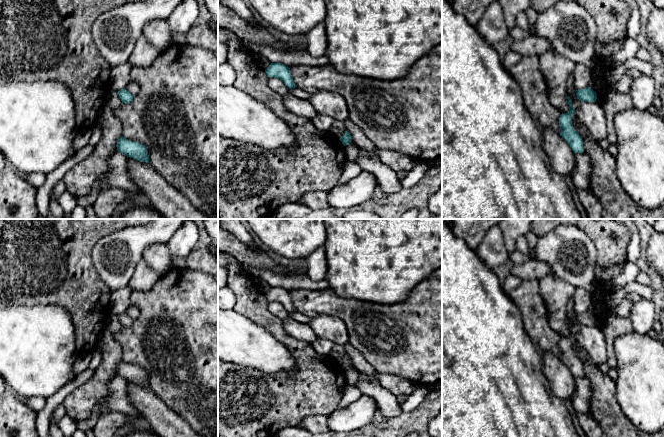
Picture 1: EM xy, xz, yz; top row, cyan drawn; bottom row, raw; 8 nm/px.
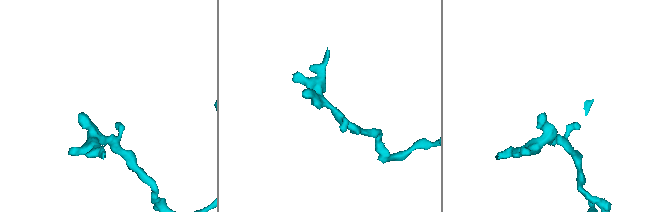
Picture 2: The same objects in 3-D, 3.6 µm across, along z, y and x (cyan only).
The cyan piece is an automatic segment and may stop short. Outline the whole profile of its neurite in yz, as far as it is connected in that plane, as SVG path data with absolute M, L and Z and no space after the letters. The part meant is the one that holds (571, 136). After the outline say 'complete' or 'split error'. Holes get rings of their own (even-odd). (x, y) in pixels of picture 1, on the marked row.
M569 96L568 105L569 111L561 114L559 118L559 127L561 129L560 135L570 145L574 153L582 153L584 152L583 140L572 124L572 116L574 115L575 110L572 107L572 100Z; complete

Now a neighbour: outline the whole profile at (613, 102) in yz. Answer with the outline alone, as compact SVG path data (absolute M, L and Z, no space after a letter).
M602 84L601 89L596 93L599 104L603 107L607 120L607 137L610 144L617 141L614 126L614 117L617 113L633 108L633 103L629 93L613 91L611 84Z

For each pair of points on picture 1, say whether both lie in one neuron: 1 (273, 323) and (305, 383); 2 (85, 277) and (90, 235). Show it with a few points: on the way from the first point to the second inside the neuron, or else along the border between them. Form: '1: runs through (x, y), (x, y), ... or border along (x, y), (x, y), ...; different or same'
1: runs through (286, 338), (305, 356), (305, 368); same
2: runs through (84, 267), (84, 245); same

